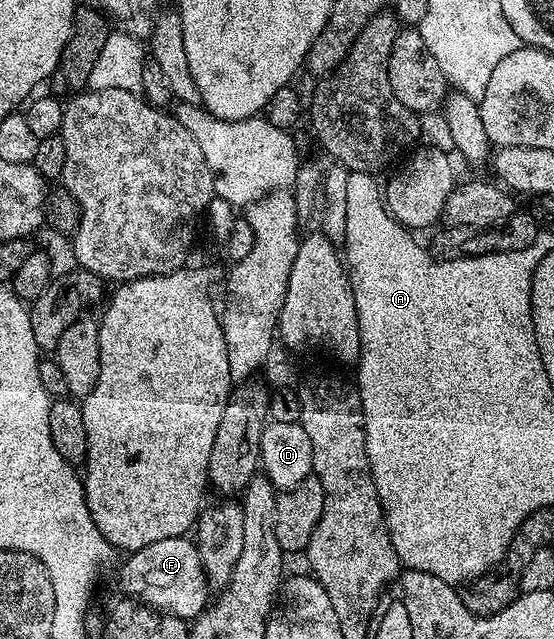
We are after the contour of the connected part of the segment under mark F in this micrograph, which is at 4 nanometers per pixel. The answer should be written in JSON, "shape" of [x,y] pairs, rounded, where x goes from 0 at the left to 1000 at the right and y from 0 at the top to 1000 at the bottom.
{"shape":[[[330,837],[310,844],[289,844],[289,850],[267,850],[267,856],[240,861],[235,872],[220,884],[220,922],[229,936],[247,937],[280,956],[298,956],[301,961],[330,969],[348,969],[363,962],[374,951],[372,928],[375,917],[372,901],[361,881],[356,851],[341,839]]]}

